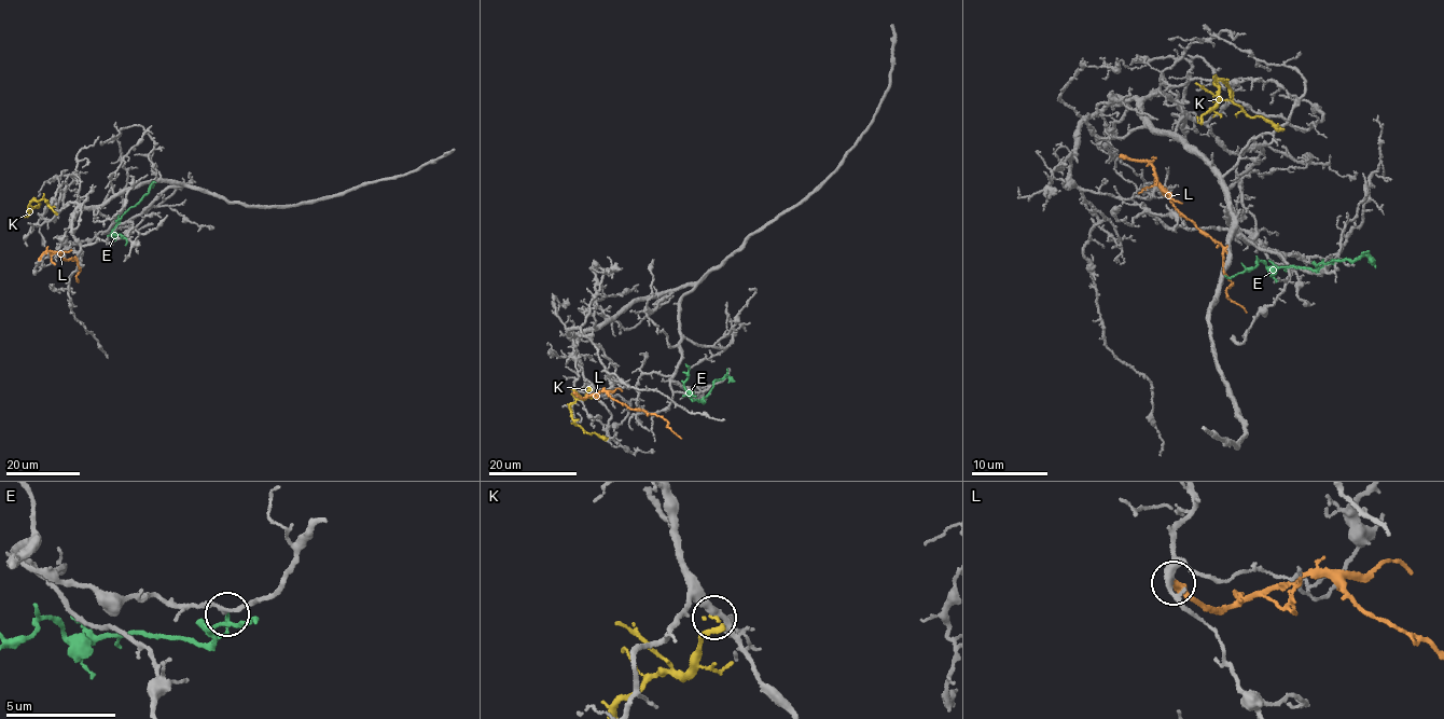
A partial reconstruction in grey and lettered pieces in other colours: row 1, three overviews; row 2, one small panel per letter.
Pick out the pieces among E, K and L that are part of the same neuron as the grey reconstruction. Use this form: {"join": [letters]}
{"join": []}

